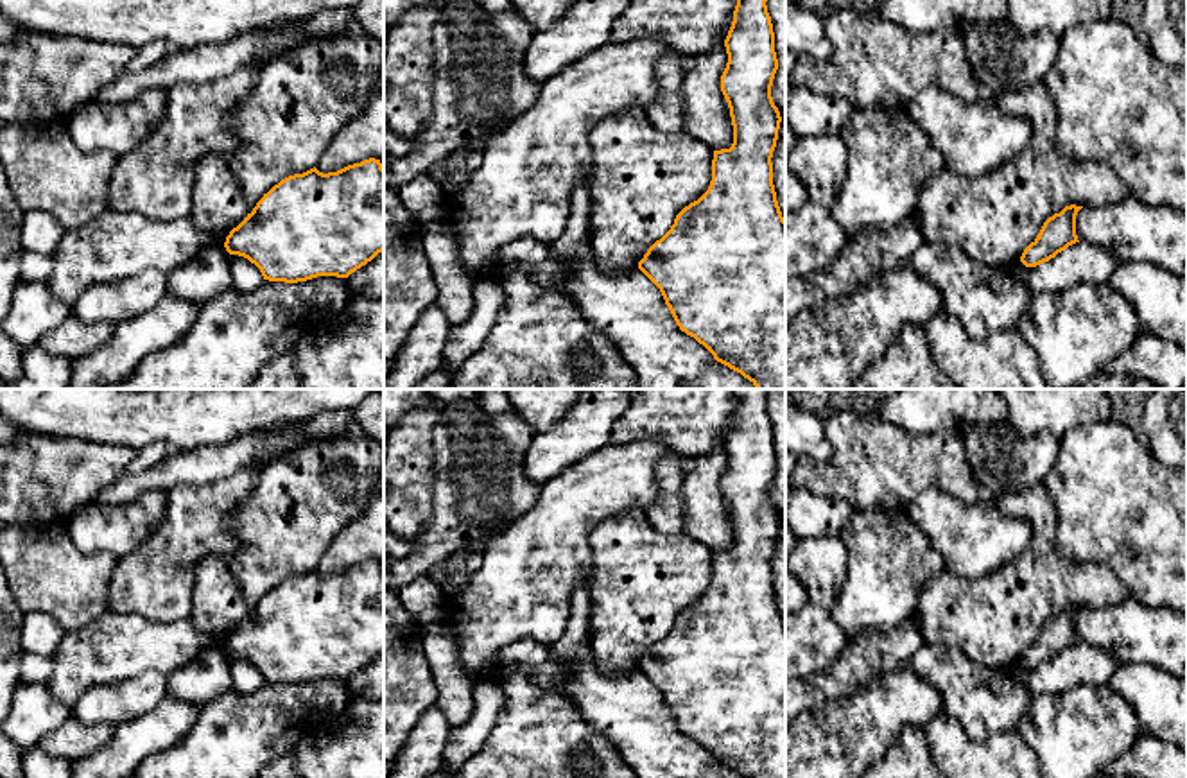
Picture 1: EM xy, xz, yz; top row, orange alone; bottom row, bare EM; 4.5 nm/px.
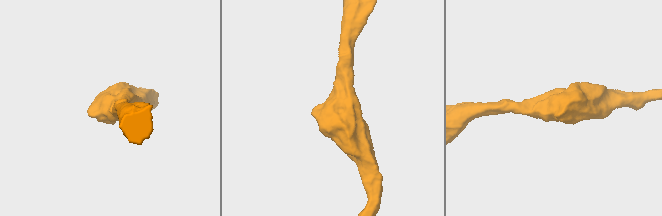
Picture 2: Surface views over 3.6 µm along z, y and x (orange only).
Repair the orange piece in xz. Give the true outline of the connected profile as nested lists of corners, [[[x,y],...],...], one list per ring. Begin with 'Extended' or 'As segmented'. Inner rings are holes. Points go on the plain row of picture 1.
As segmented. [[[735,389],[737,407],[724,441],[728,464],[721,477],[733,545],[714,552],[708,592],[676,617],[671,631],[638,663],[638,670],[660,690],[680,731],[742,778],[785,778],[785,620],[776,602],[771,565],[782,518],[771,498],[778,461],[766,407],[767,393],[769,389]]]

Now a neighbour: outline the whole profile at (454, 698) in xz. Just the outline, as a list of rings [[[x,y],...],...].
[[[443,611],[423,624],[423,653],[438,687],[436,706],[452,728],[466,724],[473,713],[473,679],[459,663],[455,638]]]

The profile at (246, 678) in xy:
[[[230,656],[230,674],[233,679],[233,688],[238,692],[255,692],[264,683],[260,670],[238,656]]]

